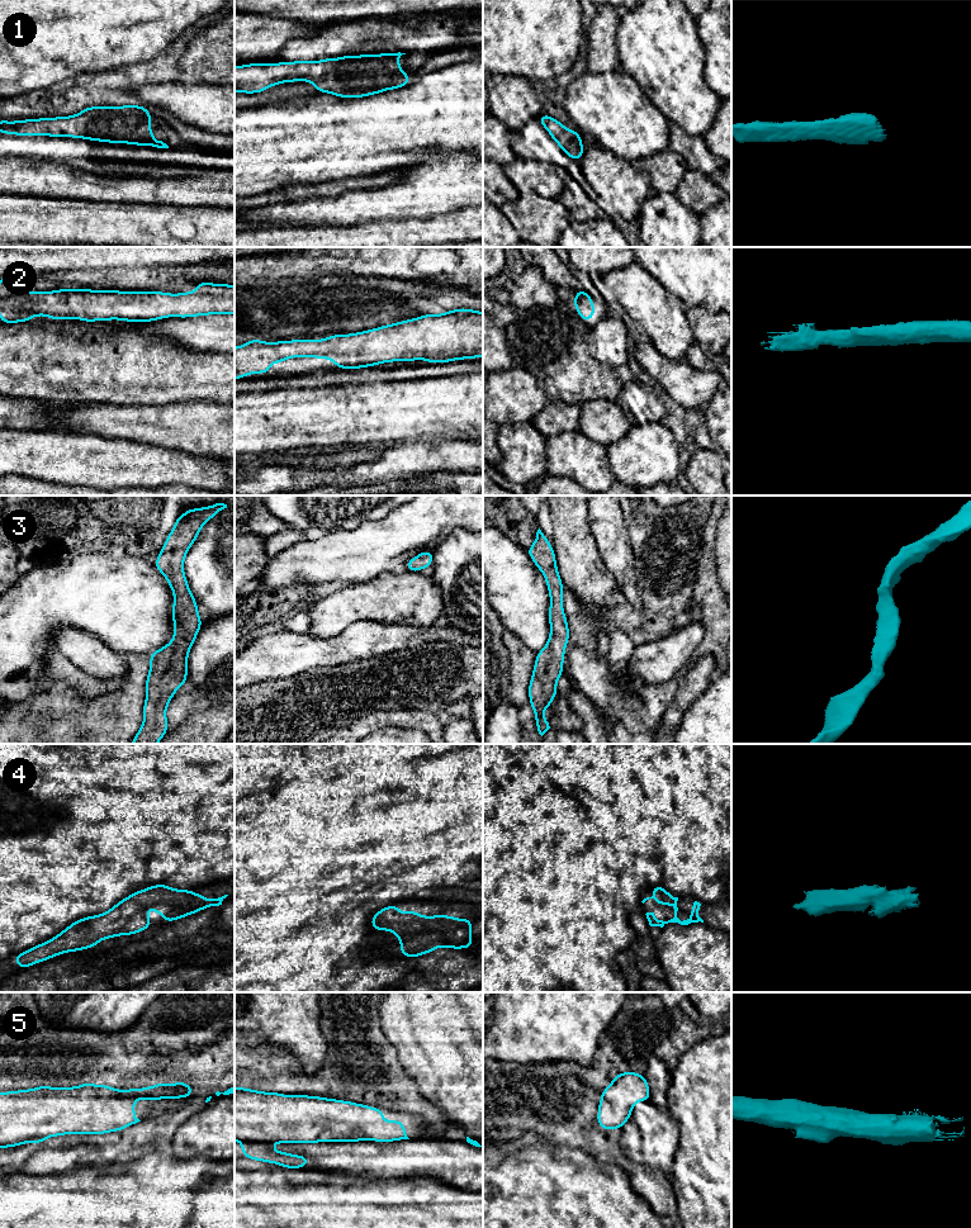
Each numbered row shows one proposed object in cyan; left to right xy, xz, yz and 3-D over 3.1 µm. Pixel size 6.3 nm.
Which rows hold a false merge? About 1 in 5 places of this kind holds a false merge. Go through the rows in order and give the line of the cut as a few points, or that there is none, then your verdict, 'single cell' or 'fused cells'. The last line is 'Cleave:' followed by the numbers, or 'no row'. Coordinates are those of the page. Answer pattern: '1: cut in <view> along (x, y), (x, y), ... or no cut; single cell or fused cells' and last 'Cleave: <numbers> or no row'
1: no cut; single cell
2: no cut; single cell
3: no cut; single cell
4: no cut; single cell
5: no cut; single cell
Cleave: no row

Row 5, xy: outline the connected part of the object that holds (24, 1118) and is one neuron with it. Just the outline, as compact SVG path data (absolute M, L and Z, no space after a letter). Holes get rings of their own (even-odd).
M86 1082L74 1087L37 1086L33 1090L0 1092L0 1151L28 1142L43 1143L48 1137L63 1134L105 1134L120 1132L141 1122L134 1115L137 1099L161 1100L193 1096L188 1082L157 1084L142 1089L117 1090L108 1085Z

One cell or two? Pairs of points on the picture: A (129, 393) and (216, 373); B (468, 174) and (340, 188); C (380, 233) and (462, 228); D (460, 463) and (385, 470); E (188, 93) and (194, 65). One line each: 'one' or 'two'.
A: one
B: two
C: one
D: one
E: two

